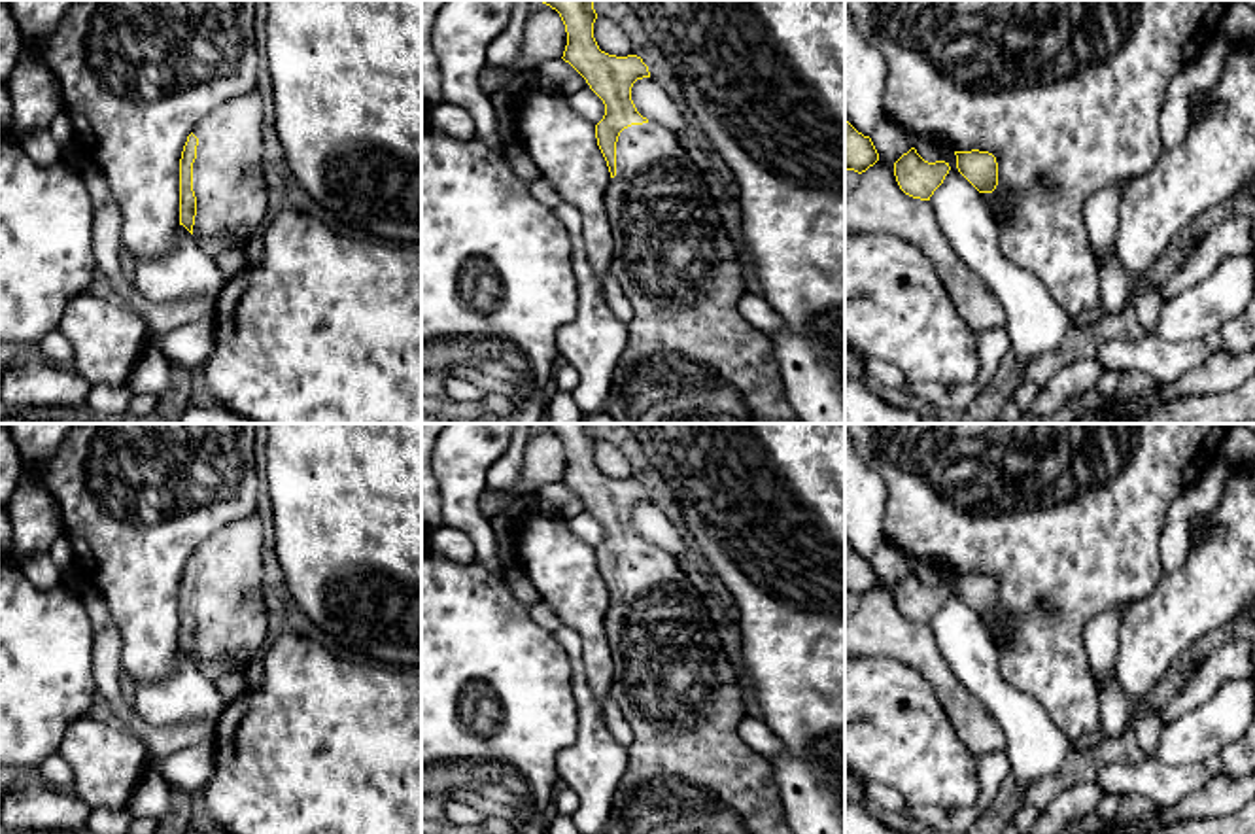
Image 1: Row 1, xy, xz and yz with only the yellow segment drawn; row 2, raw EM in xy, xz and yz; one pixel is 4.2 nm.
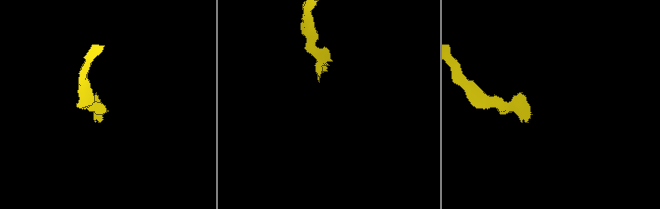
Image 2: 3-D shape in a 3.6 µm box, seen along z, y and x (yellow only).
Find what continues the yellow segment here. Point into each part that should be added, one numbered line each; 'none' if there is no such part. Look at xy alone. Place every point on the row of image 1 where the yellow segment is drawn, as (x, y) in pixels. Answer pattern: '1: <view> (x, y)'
1: xy (229, 184)

